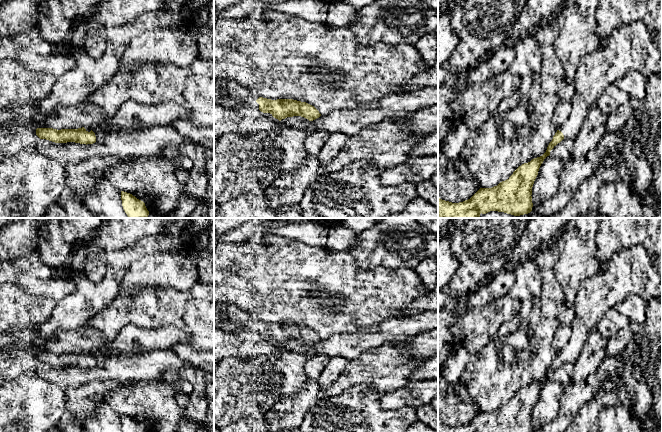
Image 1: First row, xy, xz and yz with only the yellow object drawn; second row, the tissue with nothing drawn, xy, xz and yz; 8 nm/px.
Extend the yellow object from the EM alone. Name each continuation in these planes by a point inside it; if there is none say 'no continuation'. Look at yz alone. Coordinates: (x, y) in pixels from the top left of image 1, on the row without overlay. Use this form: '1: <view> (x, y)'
1: yz (632, 270)

